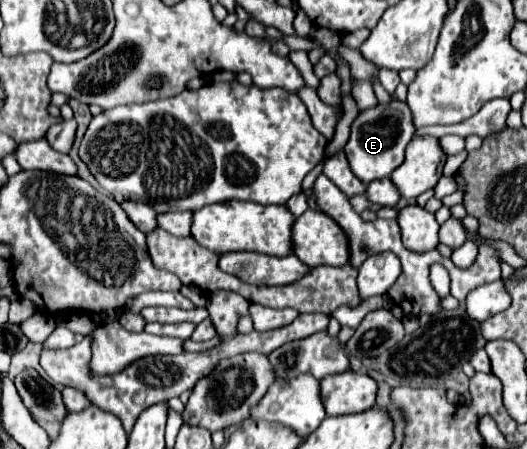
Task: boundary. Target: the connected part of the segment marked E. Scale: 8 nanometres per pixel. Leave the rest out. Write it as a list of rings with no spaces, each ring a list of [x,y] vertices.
[[[393,98],[389,104],[377,104],[373,108],[361,110],[351,124],[351,136],[349,142],[345,144],[345,154],[353,174],[365,184],[391,176],[391,172],[403,162],[405,148],[413,136],[415,136],[413,116],[403,100]]]

